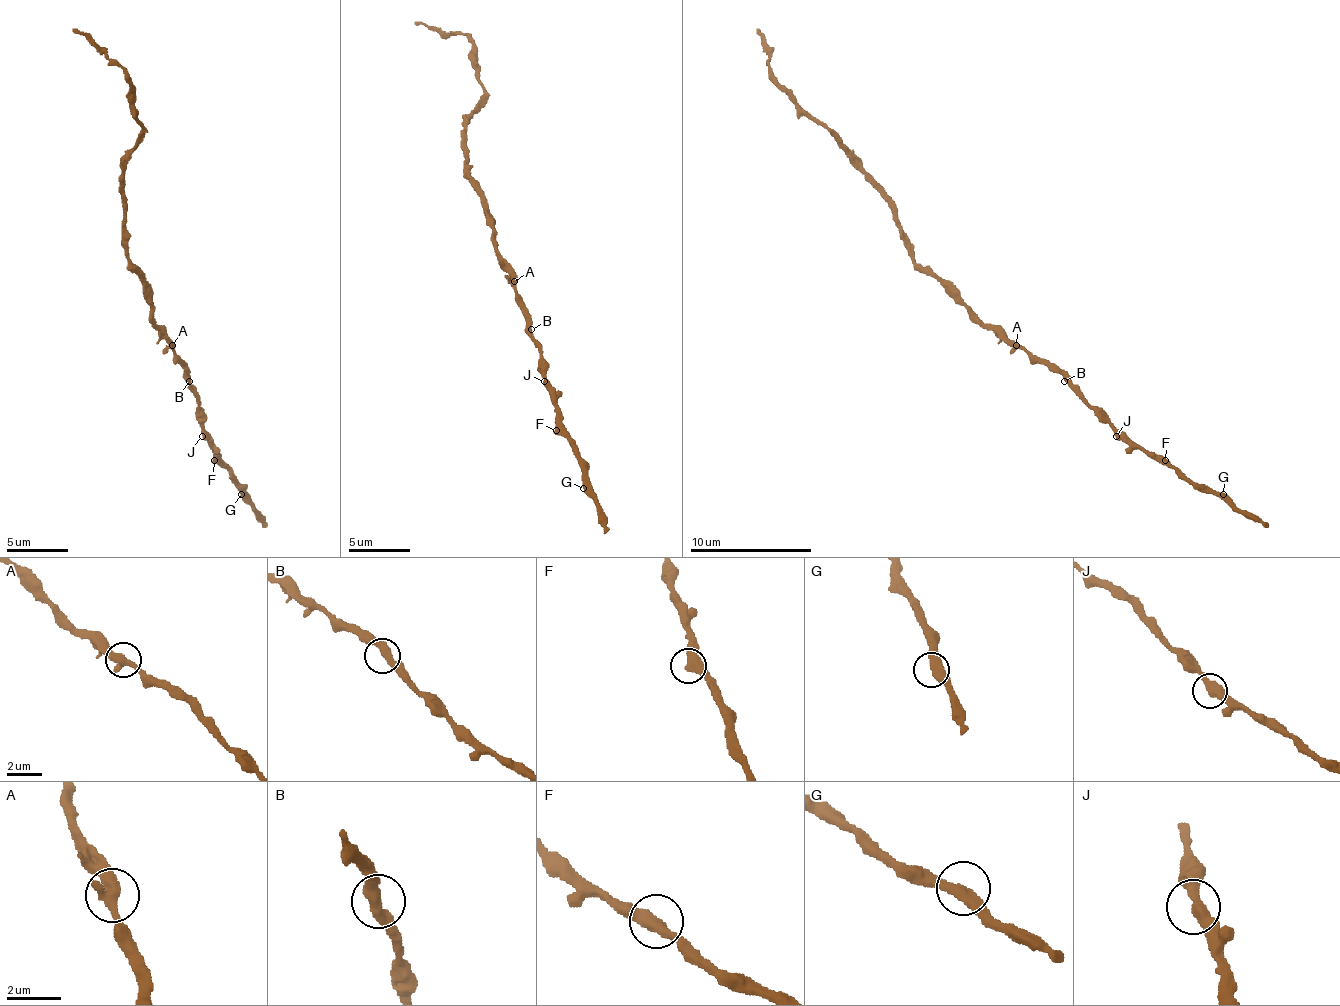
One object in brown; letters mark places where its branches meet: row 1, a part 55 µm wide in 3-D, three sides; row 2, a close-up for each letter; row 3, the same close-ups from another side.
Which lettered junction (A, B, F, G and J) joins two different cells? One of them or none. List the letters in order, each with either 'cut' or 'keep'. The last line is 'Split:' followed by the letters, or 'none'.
A: keep
B: keep
F: keep
G: keep
J: keep
Split: none

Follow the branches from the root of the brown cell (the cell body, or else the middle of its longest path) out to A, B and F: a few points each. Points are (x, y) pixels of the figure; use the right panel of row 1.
A: (970, 313), (997, 326), (1016, 344)
B: (970, 313), (997, 326), (1034, 356), (1046, 359), (1064, 381)
F: (970, 313), (997, 326), (1034, 356), (1046, 359), (1119, 430), (1138, 445), (1165, 460)

